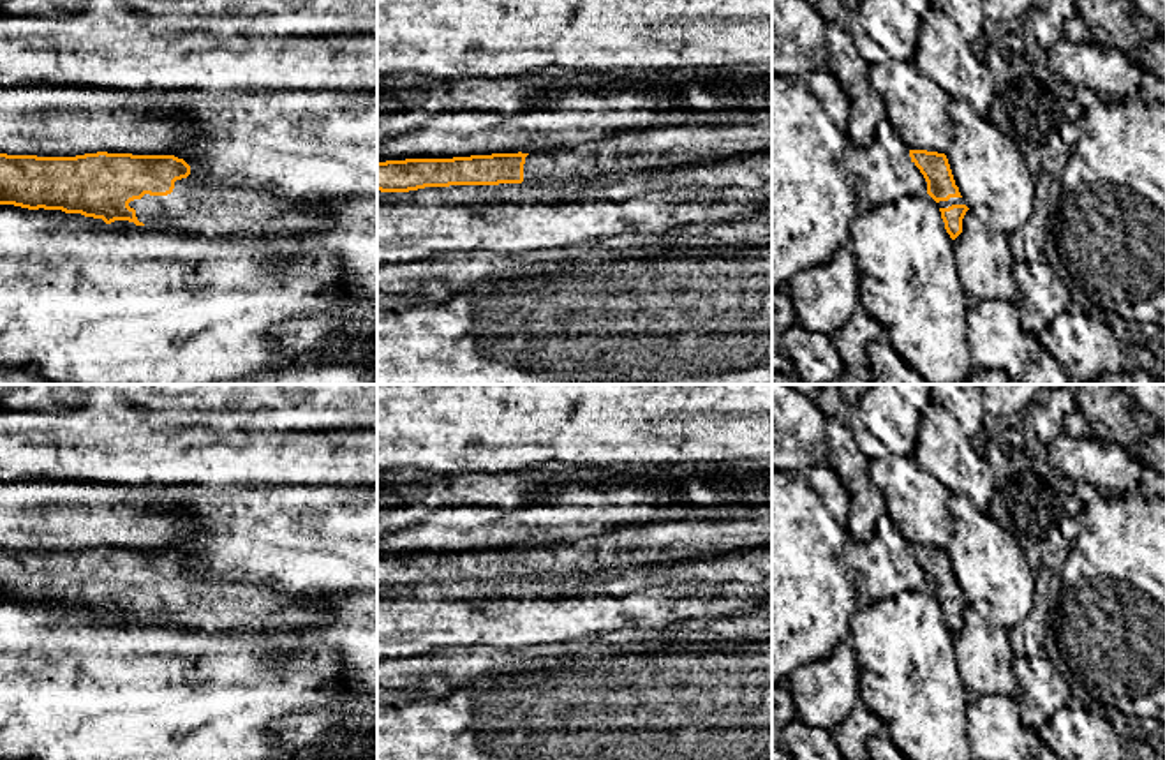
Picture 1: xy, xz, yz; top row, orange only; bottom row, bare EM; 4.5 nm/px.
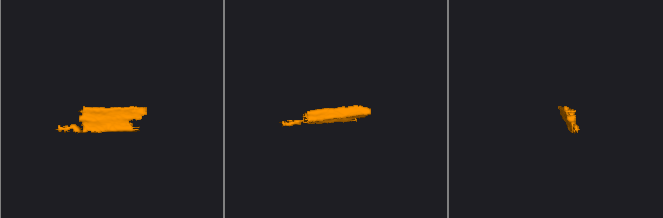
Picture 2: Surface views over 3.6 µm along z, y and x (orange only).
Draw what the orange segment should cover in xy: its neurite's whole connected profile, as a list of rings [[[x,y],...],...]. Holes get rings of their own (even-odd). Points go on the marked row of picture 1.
[[[0,153],[0,205],[28,210],[62,210],[136,226],[196,229],[206,236],[233,235],[256,243],[286,236],[307,236],[330,229],[335,215],[326,199],[287,199],[268,190],[210,187],[189,178],[190,166],[174,155],[85,153],[76,157],[37,157]]]

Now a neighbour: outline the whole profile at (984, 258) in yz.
[[[971,210],[962,219],[962,233],[954,240],[962,289],[969,300],[1020,298],[1013,273],[1010,236],[994,224],[983,224]]]

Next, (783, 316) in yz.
[[[786,289],[772,291],[772,372],[793,372],[793,361],[783,349],[784,332],[797,323]]]

